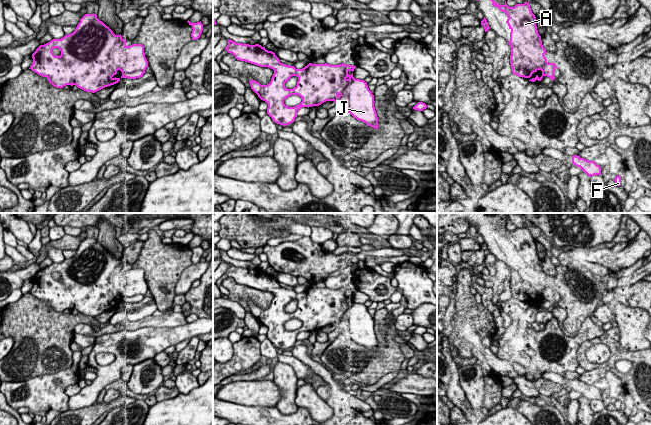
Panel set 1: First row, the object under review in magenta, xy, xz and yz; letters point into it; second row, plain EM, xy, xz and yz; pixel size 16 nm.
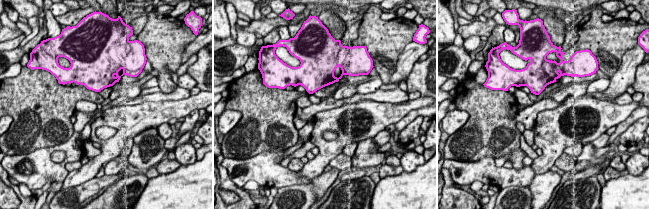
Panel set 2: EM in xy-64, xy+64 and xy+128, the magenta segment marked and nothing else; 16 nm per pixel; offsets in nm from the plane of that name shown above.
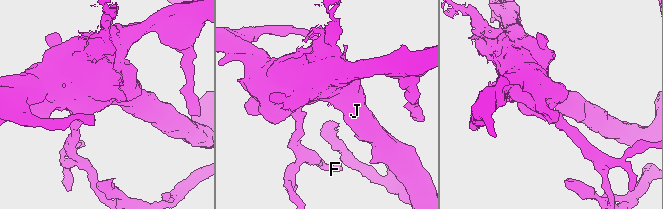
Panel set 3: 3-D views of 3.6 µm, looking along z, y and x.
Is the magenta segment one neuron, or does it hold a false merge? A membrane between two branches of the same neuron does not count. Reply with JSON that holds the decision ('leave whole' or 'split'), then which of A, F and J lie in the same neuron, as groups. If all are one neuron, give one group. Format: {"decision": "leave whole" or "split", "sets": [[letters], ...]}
{"decision": "split", "sets": [["A", "F"], ["J"]]}

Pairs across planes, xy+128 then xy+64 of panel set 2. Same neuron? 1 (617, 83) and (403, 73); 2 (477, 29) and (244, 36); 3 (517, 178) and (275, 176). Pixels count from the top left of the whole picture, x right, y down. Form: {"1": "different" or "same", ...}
{"1": "same", "2": "different", "3": "same"}

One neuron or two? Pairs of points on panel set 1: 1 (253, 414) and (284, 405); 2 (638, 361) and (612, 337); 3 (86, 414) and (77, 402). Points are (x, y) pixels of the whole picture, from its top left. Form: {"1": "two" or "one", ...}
{"1": "two", "2": "one", "3": "two"}

